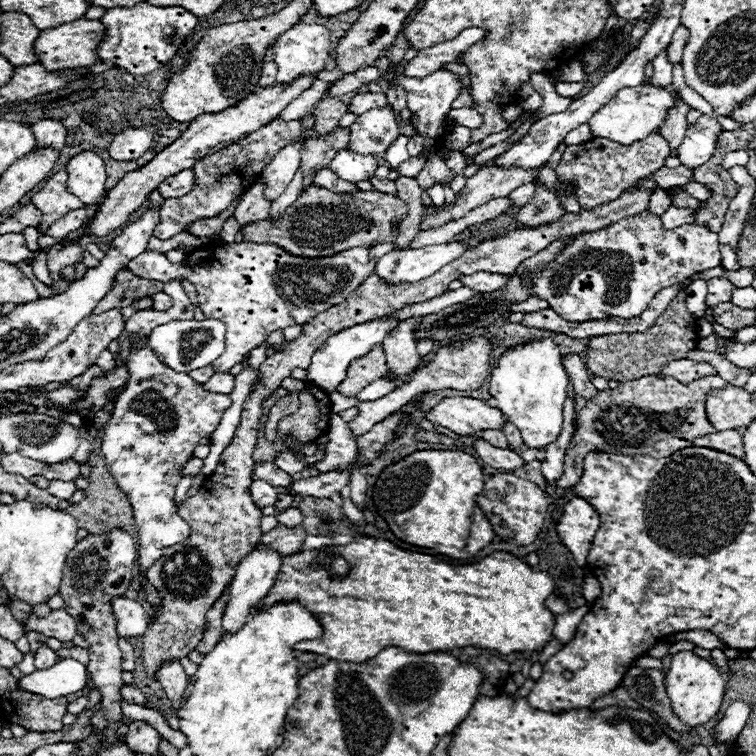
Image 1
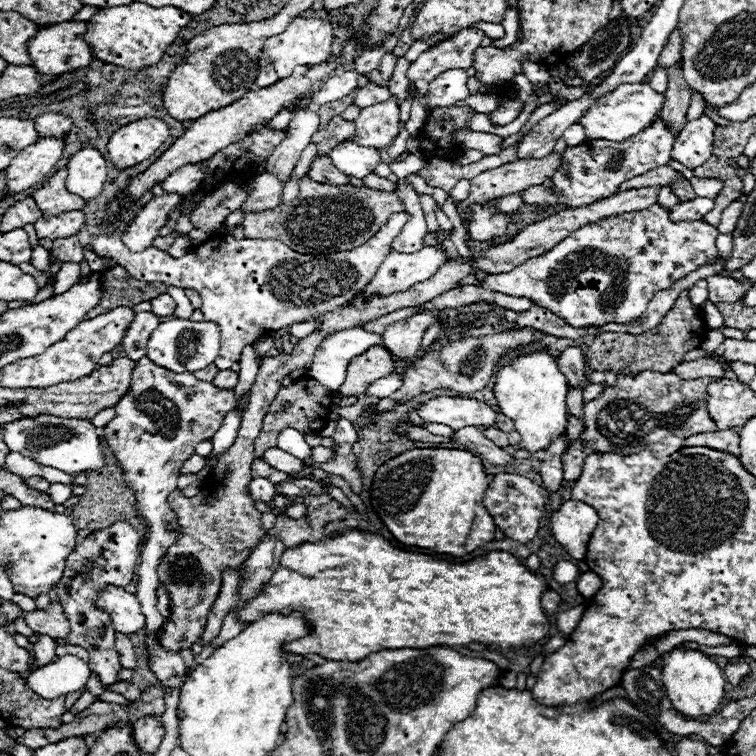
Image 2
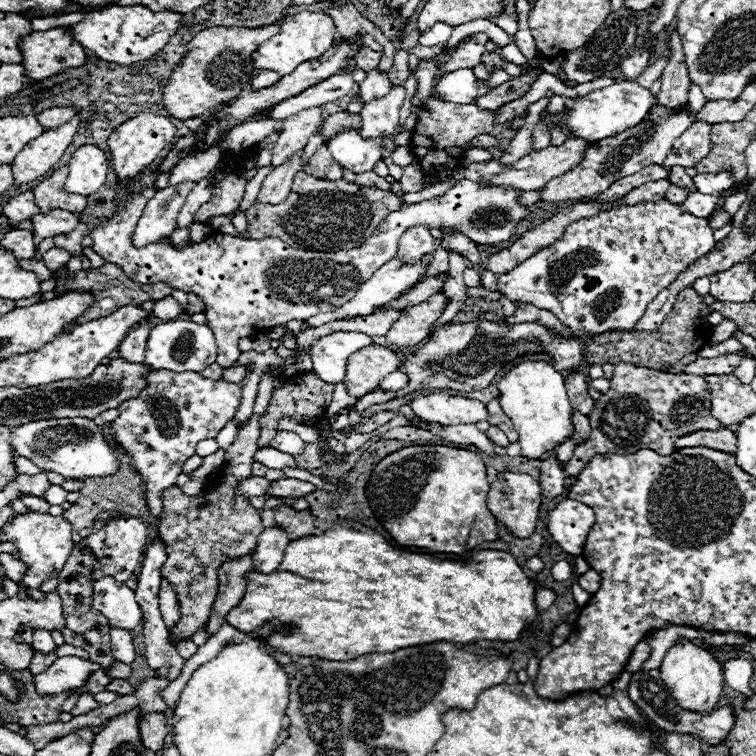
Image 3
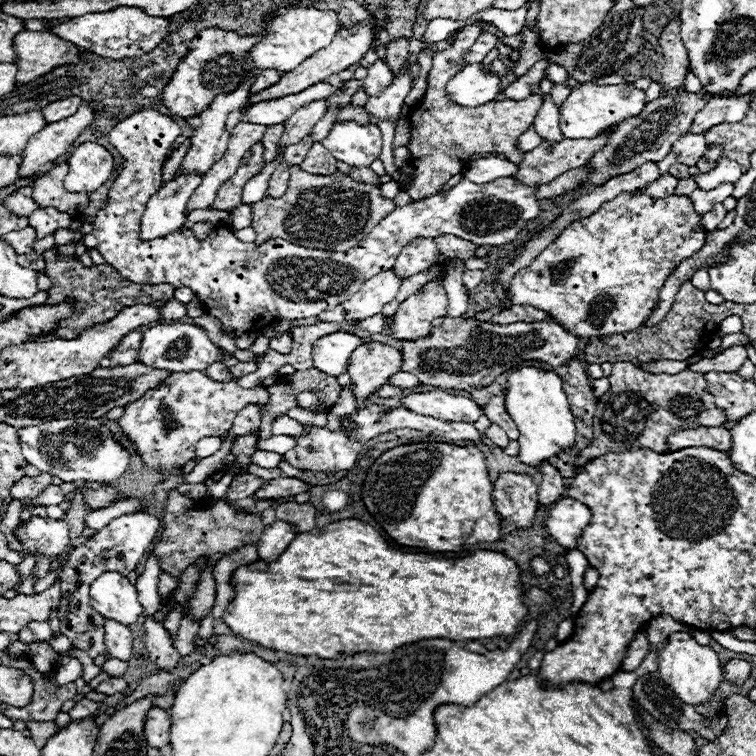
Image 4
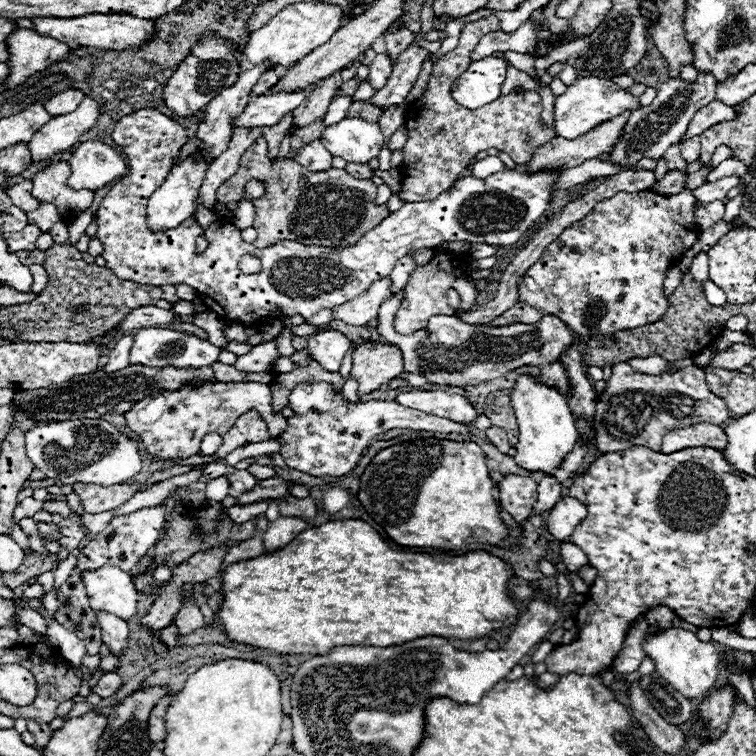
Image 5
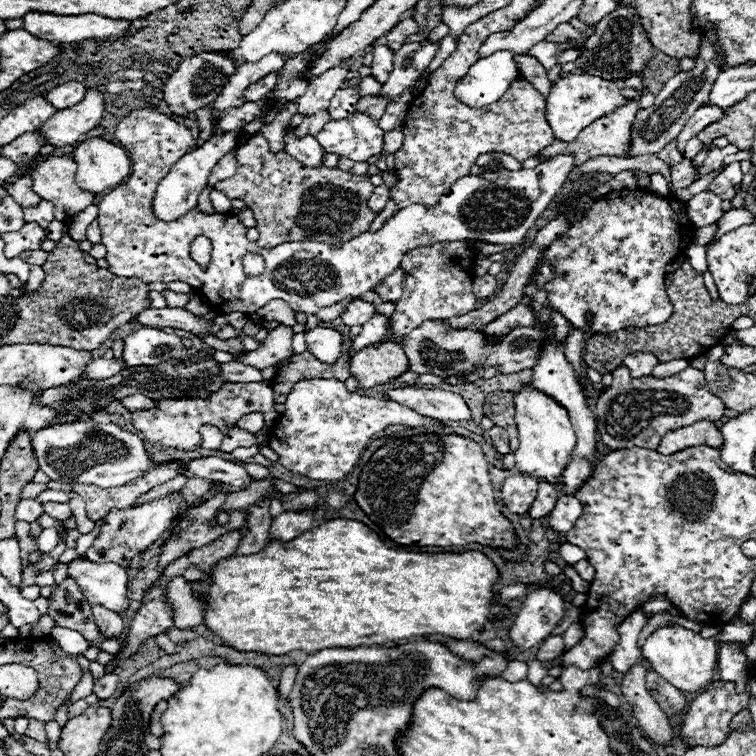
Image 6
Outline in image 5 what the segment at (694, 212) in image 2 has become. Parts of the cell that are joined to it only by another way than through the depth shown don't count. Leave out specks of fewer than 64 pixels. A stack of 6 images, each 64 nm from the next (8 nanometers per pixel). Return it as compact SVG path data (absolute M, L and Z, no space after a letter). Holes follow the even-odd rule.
M724 176L722 180L716 180L714 184L704 184L696 190L692 190L694 198L700 200L702 204L710 204L712 200L724 200L726 192L734 186L740 184L740 178L738 176Z

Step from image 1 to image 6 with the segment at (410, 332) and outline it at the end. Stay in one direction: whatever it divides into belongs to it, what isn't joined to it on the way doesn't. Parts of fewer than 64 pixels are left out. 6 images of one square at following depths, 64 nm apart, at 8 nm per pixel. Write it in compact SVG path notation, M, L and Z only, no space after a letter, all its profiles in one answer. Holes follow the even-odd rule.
M456 240L456 242L434 242L406 252L400 260L404 270L404 292L396 302L396 310L390 318L392 332L406 336L410 330L418 328L426 320L442 320L466 314L476 308L478 298L472 292L470 268L476 260L476 240Z

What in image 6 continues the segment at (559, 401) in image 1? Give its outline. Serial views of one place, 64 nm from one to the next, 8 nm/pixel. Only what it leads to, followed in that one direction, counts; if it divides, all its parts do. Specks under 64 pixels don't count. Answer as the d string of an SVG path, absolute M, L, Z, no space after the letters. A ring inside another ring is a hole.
M524 386L520 392L514 394L514 406L516 430L520 438L520 448L514 452L516 468L536 478L548 480L550 484L558 484L558 478L562 476L570 460L570 454L576 446L576 434L570 424L568 412L550 396L542 394L540 390L534 390L532 386Z

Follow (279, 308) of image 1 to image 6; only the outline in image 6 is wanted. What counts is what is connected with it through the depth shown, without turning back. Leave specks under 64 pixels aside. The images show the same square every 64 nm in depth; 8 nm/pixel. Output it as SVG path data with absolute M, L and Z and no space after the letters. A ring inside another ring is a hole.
M152 108L130 112L116 128L116 140L126 148L130 158L130 176L112 188L98 204L98 222L102 244L108 250L110 272L126 278L142 278L150 282L186 282L210 300L216 314L242 312L252 314L270 300L288 302L294 312L316 314L320 308L332 306L344 298L356 298L372 290L378 280L390 276L400 258L418 246L428 246L434 240L480 240L490 244L520 244L536 218L548 208L550 200L574 170L574 156L562 154L544 160L530 170L498 170L482 176L464 176L442 194L434 210L412 204L392 216L378 232L362 232L350 242L286 242L276 248L260 248L248 240L248 228L232 212L204 214L194 206L174 222L162 222L152 210L154 194L160 180L170 172L172 164L184 154L198 148L196 138L188 128L170 120ZM196 236L212 240L212 260L208 270L198 270L190 258L190 242ZM244 254L260 254L266 262L262 276L246 276L242 270Z

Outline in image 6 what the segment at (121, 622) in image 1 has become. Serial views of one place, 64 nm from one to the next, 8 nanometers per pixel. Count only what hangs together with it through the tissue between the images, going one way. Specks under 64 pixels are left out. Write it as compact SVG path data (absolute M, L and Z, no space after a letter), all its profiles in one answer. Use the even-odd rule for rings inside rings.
M76 558L68 564L68 578L76 580L90 604L100 604L118 614L128 608L128 574L118 564L94 564Z

